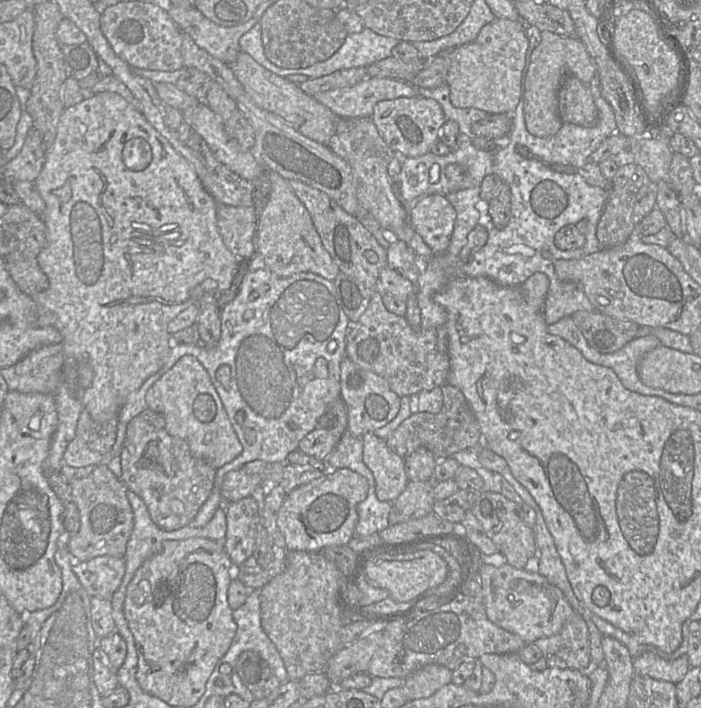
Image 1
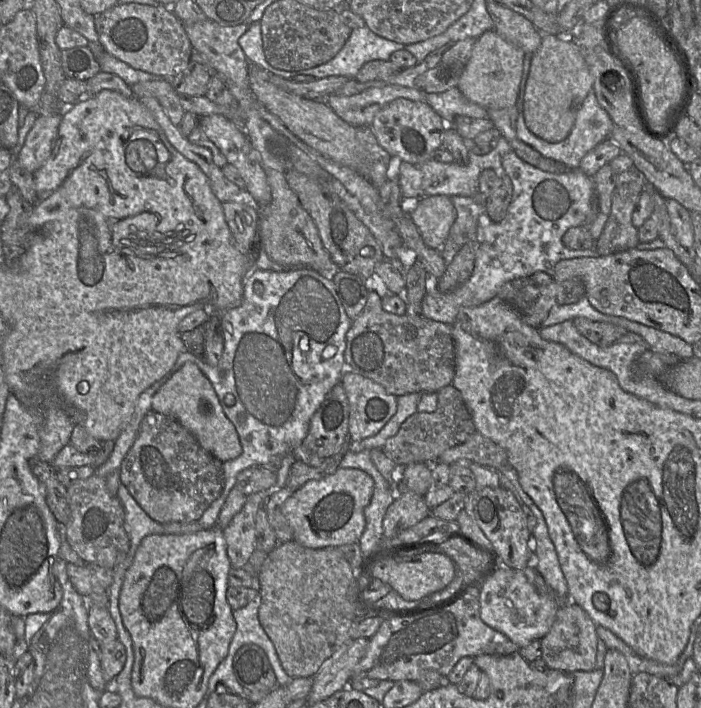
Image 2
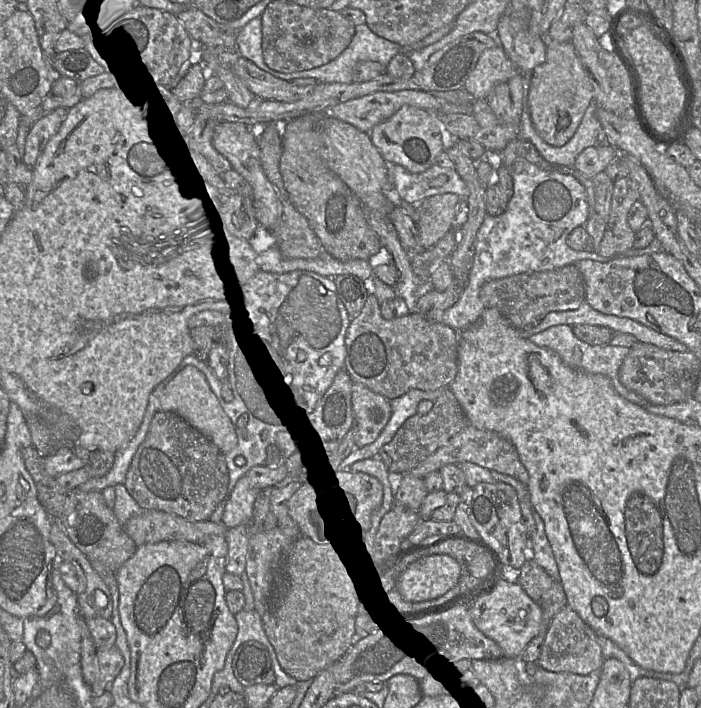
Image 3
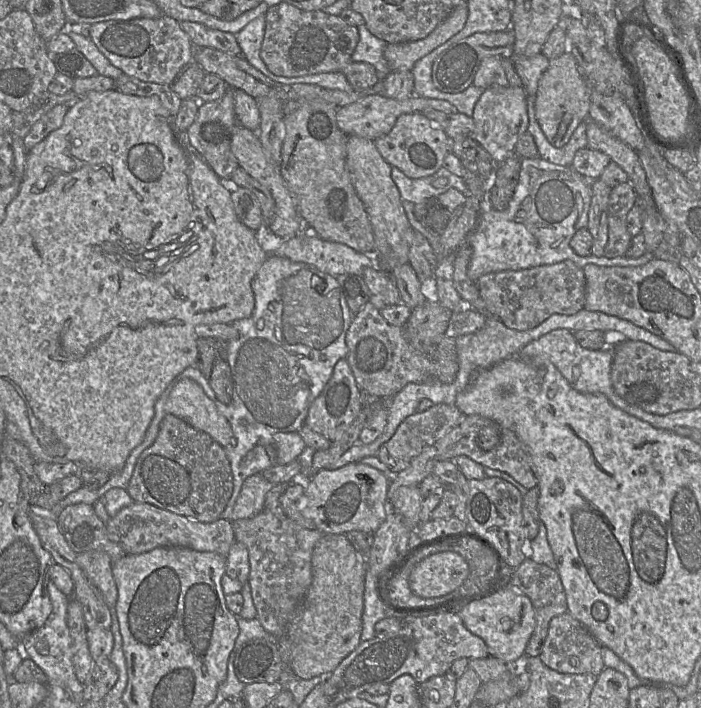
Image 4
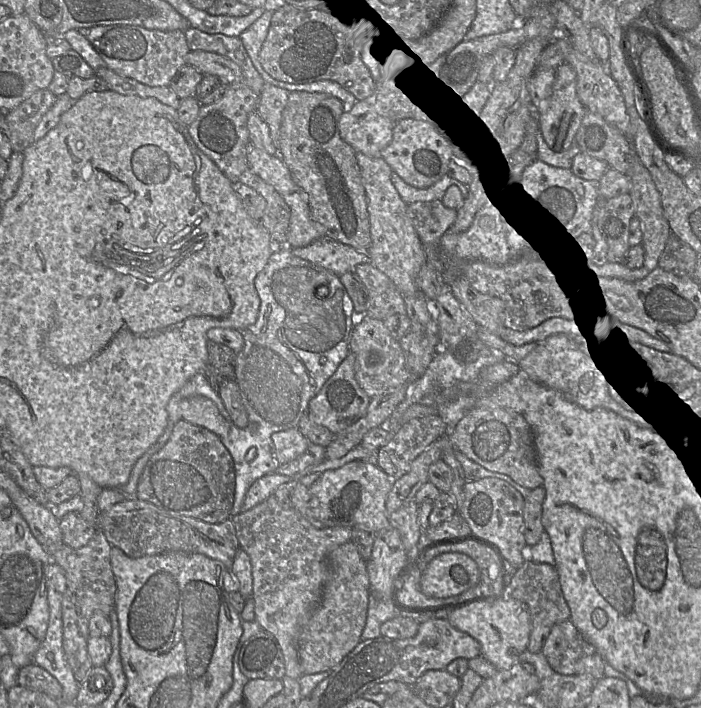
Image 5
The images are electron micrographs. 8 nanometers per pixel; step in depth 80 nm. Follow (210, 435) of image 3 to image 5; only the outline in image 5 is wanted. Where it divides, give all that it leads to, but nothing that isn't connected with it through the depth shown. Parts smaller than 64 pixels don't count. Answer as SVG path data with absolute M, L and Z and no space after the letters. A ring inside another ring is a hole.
M203 396L183 399L179 404L182 420L209 430L220 439L229 435L229 425L219 413L215 403Z

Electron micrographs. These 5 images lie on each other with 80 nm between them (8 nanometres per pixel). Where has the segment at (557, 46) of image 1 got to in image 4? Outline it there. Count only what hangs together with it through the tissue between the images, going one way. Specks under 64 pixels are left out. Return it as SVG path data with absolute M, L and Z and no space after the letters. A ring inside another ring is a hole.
M570 51L549 60L548 68L538 82L534 110L538 124L552 146L556 148L565 146L578 125L585 119L590 119L591 88Z

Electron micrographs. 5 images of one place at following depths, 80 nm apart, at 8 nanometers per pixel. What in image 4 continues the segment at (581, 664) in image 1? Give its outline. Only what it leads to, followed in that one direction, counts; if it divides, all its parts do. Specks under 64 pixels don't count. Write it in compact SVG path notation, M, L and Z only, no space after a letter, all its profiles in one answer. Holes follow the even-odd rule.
M567 611L550 621L548 634L539 656L546 666L557 672L598 676L605 668L601 648L601 644L588 629Z

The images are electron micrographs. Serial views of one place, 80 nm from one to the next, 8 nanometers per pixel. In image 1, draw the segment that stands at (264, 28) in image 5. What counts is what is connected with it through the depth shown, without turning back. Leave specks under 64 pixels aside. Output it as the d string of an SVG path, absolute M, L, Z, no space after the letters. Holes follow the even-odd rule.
M259 22L241 36L241 38L239 39L239 46L241 51L249 54L256 62L258 62L264 68L283 78L287 78L287 76L294 74L306 75L308 77L309 71L311 71L311 69L327 66L316 63L307 68L285 69L274 65L265 56L262 45L261 24Z

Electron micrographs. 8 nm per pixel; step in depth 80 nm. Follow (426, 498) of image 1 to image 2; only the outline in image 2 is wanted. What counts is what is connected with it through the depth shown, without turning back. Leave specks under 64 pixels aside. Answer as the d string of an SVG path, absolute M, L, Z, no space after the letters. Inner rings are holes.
M414 492L396 494L384 515L383 538L394 539L401 531L417 524L430 514L424 496Z

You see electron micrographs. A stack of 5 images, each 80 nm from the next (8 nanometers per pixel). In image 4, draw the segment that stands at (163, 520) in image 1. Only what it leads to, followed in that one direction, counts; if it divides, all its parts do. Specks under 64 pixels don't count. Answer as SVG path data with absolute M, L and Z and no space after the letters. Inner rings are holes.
M167 413L161 421L154 443L137 459L127 492L134 502L151 504L194 521L212 523L221 518L232 496L233 487L231 465L224 448L208 434Z

